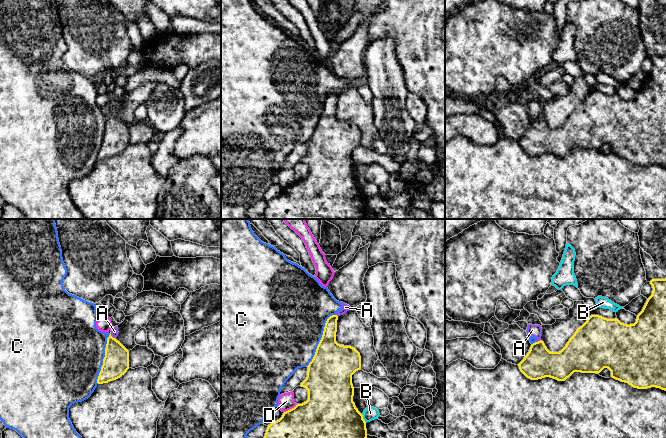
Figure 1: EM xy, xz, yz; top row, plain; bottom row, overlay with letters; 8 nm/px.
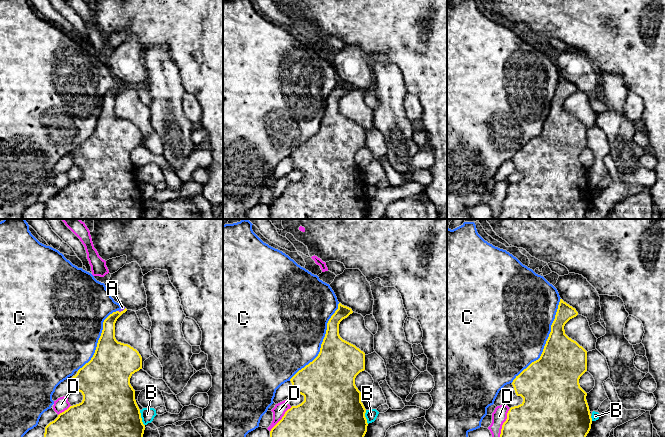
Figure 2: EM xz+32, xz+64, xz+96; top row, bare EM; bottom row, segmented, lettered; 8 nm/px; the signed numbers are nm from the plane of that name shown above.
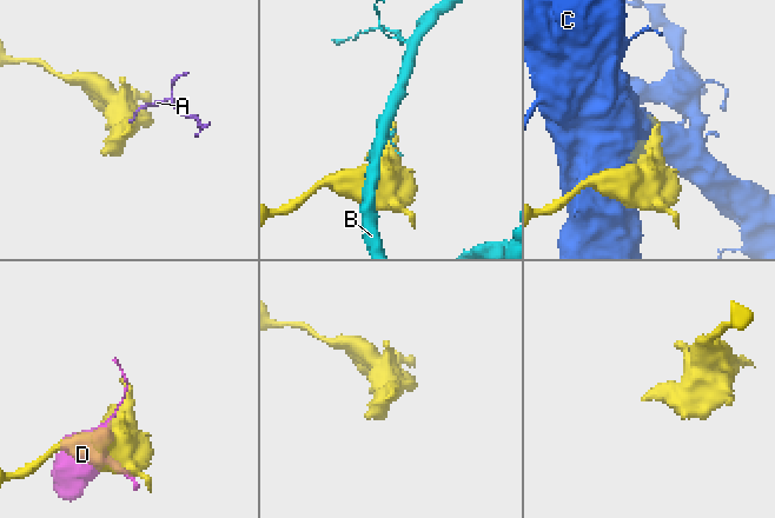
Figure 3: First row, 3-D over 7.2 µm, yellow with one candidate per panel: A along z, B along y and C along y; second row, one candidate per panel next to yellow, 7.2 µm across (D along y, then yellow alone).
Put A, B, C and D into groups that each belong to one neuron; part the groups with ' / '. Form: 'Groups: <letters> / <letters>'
Groups: A C / B / D

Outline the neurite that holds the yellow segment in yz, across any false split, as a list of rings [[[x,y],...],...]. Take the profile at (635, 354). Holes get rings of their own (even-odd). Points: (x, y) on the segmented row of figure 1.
[[[666,278],[652,279],[650,284],[652,295],[634,324],[591,315],[559,352],[550,352],[541,340],[533,343],[518,364],[520,371],[531,380],[550,377],[565,381],[574,372],[598,374],[608,368],[612,378],[634,388],[656,387],[666,391]]]

